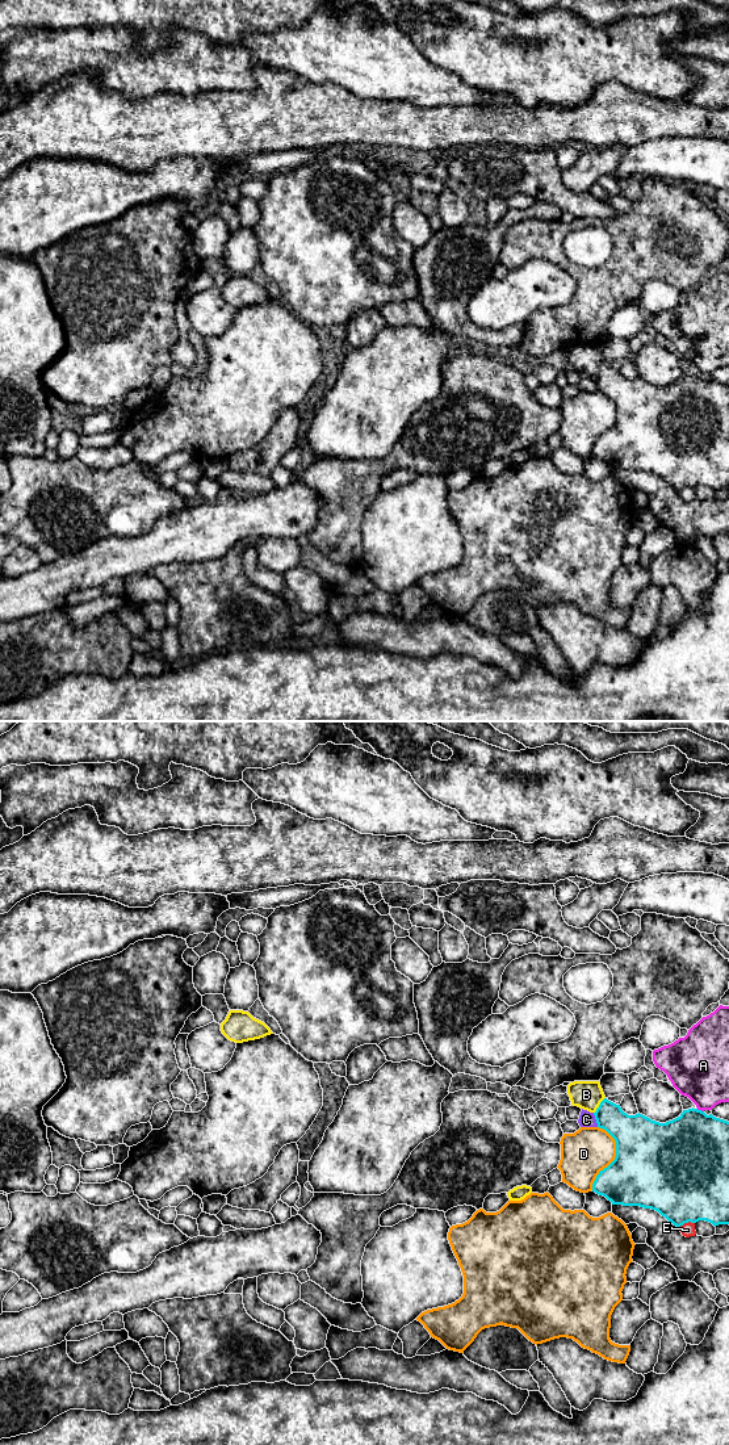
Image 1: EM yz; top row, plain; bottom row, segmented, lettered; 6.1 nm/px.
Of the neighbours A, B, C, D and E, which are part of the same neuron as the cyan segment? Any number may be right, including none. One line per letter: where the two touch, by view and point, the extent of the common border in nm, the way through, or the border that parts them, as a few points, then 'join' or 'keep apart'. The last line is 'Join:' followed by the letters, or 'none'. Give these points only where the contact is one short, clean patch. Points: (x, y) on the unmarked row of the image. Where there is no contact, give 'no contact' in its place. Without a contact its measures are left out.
A: meets cyan in yz at (700, 375); contact 50 nm long; keep apart
B: meets cyan in yz at (599, 369); contact 120 nm long; runs through yz (629, 396), (621, 392), (599, 369), (586, 359); join
C: meets cyan in yz at (595, 382); contact 90 nm long; keep apart
D: meets cyan in yz at (615, 422); contact 400 nm long; keep apart
E: meets cyan in yz at (686, 486); contact 110 nm long; keep apart
Join: B

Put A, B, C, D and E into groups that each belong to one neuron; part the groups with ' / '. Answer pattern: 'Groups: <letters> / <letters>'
Groups: A / B / C / D / E

